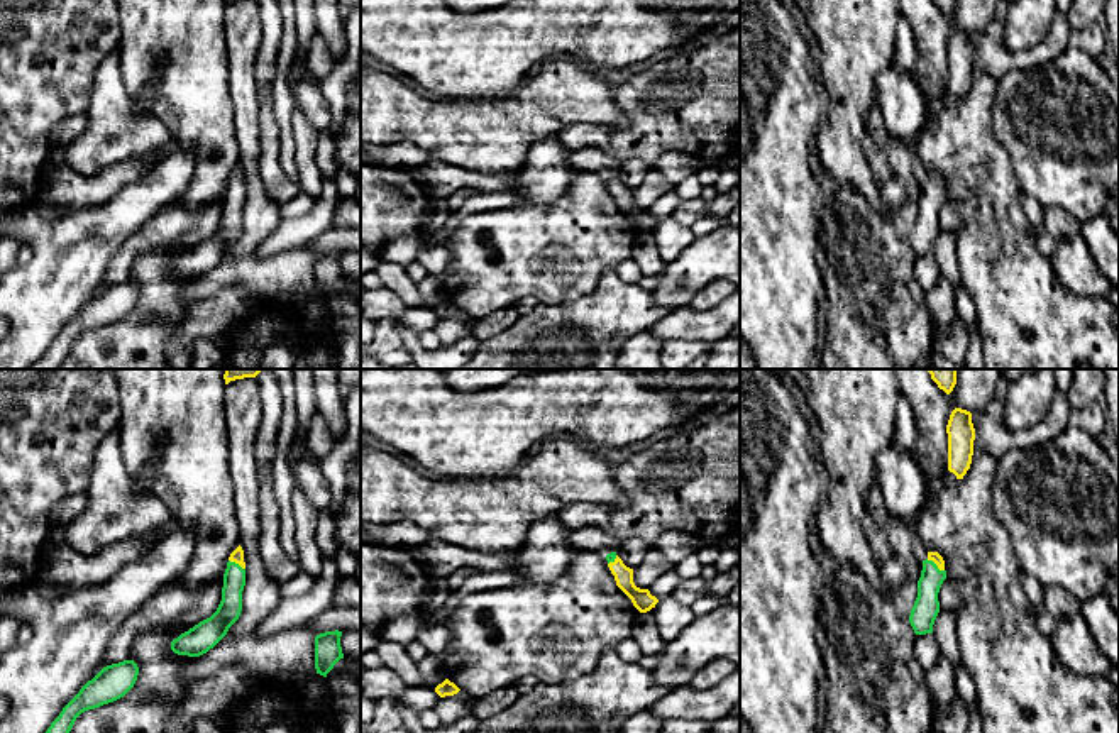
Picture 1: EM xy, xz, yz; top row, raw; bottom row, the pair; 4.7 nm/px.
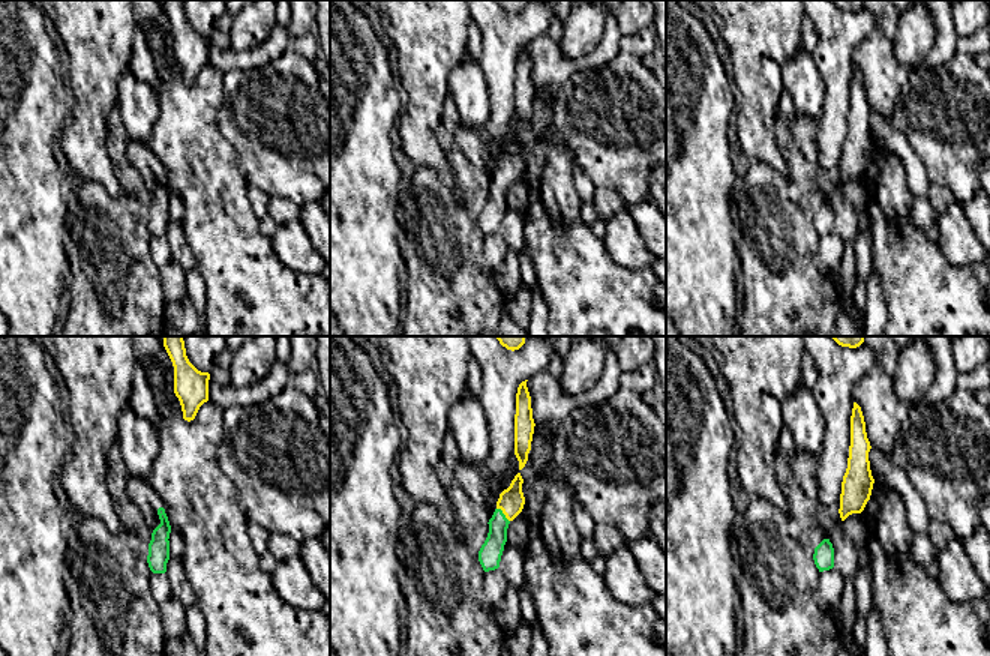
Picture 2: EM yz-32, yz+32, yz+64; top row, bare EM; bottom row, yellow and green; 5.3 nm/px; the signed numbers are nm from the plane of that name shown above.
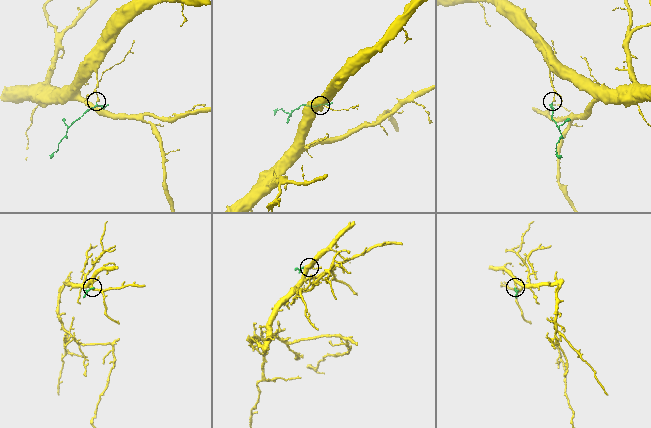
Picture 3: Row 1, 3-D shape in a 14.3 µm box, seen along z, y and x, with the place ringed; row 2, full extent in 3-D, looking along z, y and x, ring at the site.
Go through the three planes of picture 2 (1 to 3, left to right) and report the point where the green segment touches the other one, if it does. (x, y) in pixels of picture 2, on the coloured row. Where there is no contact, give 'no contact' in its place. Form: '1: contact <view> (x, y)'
1: no contact
2: contact yz+32 (503, 512)
3: no contact

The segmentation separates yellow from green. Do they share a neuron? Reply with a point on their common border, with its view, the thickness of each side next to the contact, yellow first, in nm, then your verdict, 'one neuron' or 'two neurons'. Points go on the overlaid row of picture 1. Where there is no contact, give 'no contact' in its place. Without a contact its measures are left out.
yz (935, 562) | 50/130 nm | one neuron

